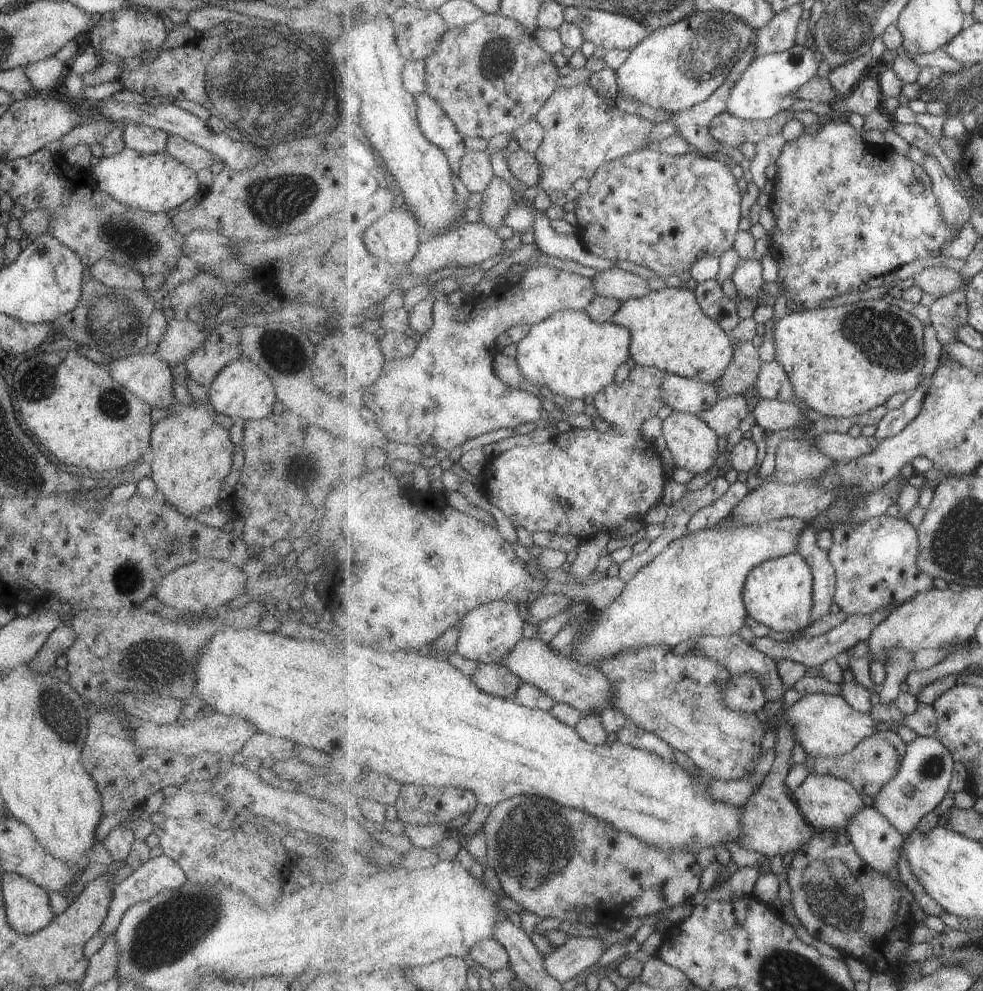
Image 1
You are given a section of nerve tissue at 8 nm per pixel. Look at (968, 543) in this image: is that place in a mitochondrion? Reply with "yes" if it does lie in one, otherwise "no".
yes

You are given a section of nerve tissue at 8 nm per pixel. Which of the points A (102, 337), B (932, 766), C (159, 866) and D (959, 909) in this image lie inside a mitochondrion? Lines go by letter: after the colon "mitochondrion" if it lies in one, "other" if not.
A: mitochondrion
B: mitochondrion
C: other
D: other

